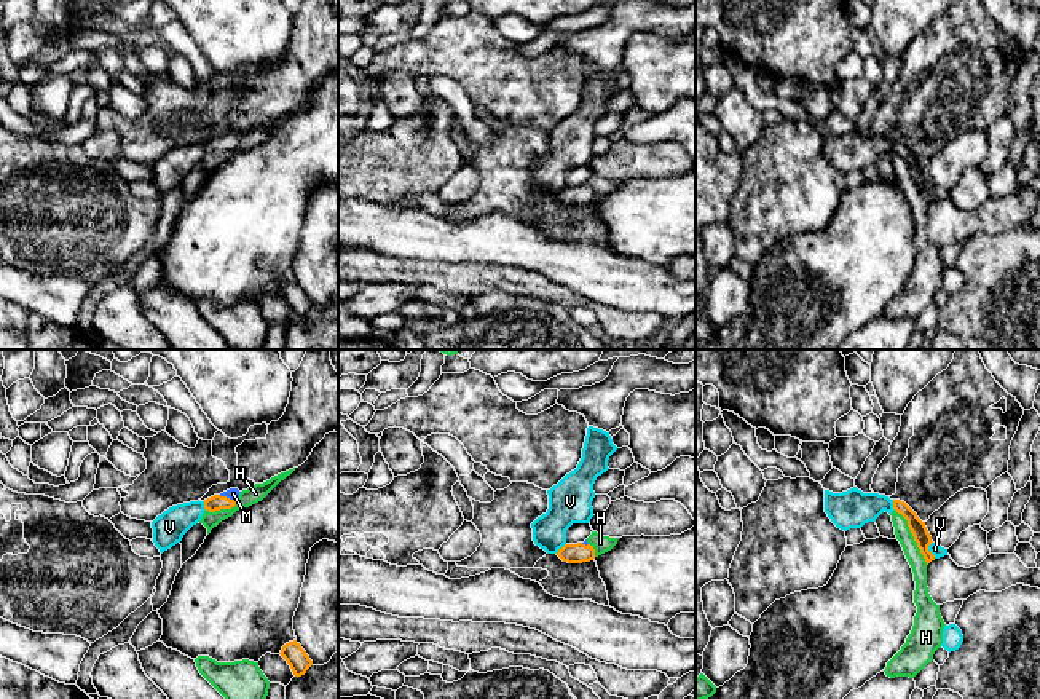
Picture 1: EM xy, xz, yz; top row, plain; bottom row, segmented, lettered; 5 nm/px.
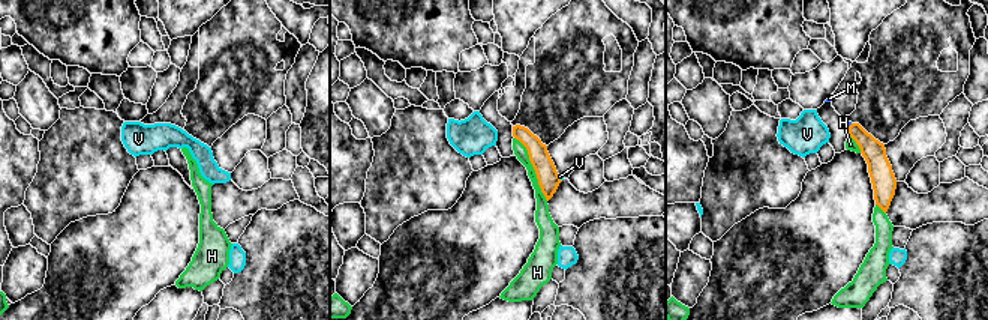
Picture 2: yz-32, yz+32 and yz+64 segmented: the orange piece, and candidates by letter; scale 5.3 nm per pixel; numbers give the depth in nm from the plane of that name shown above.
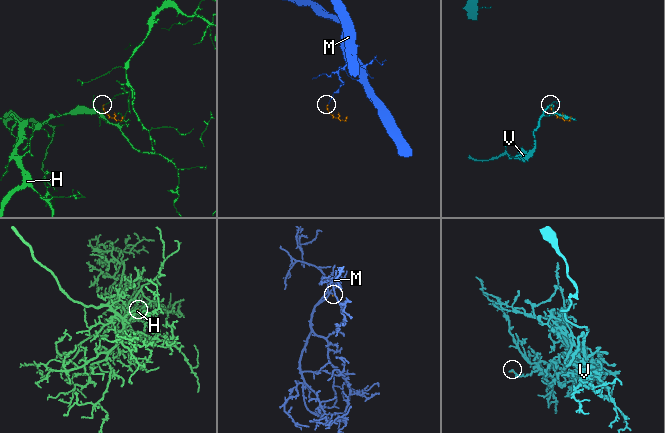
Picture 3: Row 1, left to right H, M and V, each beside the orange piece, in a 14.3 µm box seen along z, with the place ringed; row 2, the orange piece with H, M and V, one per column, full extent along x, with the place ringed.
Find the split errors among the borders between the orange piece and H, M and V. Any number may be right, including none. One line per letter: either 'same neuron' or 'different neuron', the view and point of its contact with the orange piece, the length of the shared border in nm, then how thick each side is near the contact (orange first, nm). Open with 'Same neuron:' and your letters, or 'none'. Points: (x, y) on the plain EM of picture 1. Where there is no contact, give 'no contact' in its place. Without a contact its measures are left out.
Same neuron: M
H: different neuron | yz (913, 177) | 320 nm | 80/80 nm
M: same neuron | xy (225, 139) | 90 nm | 80/60 nm
V: different neuron | yz (927, 192) | 90 nm | 80/60 nm

